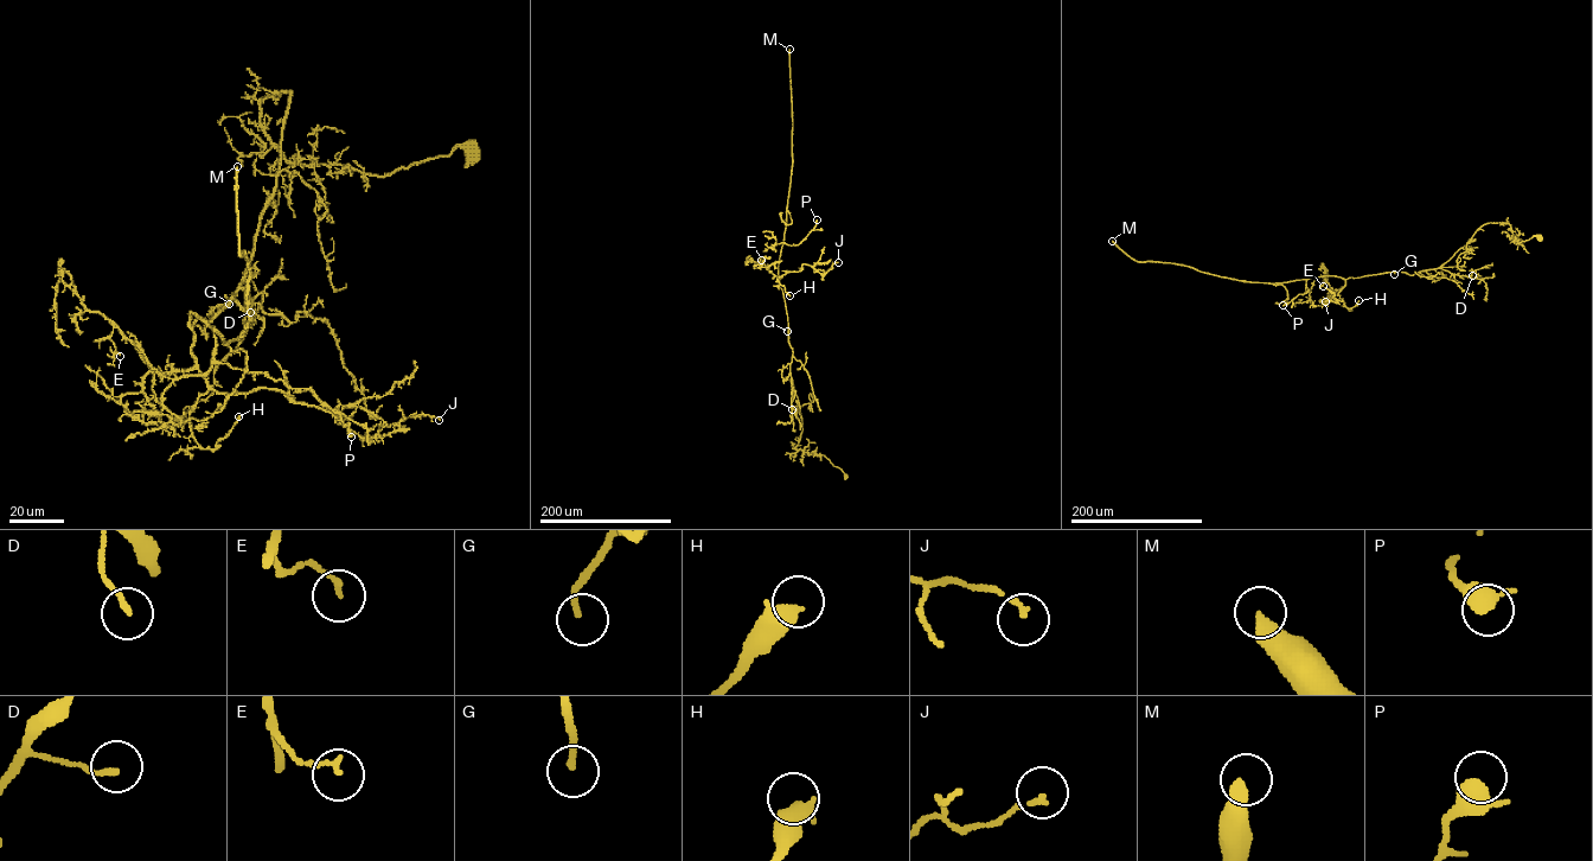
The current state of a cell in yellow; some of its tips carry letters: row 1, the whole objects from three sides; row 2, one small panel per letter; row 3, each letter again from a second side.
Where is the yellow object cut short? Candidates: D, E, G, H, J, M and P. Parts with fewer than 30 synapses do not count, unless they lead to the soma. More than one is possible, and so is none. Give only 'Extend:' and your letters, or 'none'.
Extend: G, M

